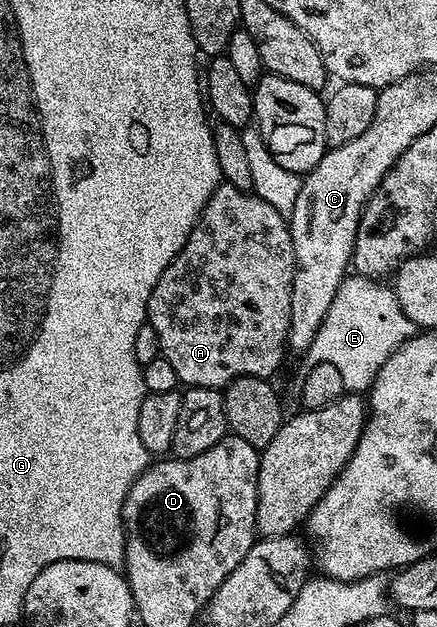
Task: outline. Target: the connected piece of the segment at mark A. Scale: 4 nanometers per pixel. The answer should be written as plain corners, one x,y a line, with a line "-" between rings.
225,181
219,183
217,189
212,193
208,205
202,210
198,224
192,229
186,244
182,246
182,252
170,262
168,269
164,269
160,281
156,281
156,289
152,289
152,297
148,297
146,306
146,318
152,325
152,329
156,329
158,334
158,350
161,358
168,360
172,364
172,369
176,369
179,384
186,387
225,389
234,379
245,375
255,375
261,379
274,377
278,366
282,363
282,358
288,355
286,338
290,332
292,285
294,284
295,270
294,242
287,216
283,212
277,211
273,205
264,201
259,195
236,189
236,185

